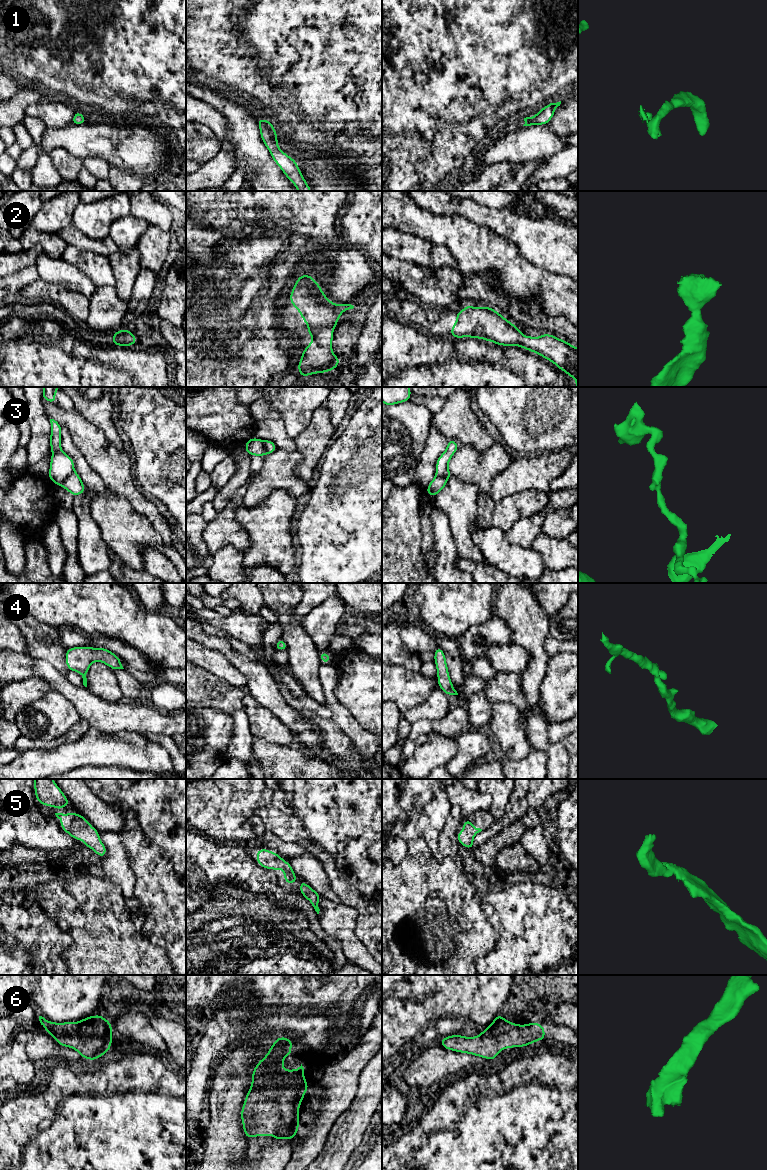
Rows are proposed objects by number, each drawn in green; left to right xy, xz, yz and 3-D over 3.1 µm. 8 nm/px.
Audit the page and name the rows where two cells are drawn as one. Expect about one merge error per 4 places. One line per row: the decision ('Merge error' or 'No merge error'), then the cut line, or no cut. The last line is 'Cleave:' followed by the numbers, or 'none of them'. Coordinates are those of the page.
1: No merge error. No split
2: No merge error. No split
3: Merge error. Split along xy (73, 470), (60, 484)
4: No merge error. No split
5: No merge error. No split
6: No merge error. No split
Cleave: 3

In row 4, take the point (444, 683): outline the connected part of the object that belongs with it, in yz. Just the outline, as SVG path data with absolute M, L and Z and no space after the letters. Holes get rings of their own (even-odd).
M437 646L434 650L434 654L434 662L437 668L438 687L441 688L447 696L458 695L449 677L449 670L447 668L446 657L443 649Z

